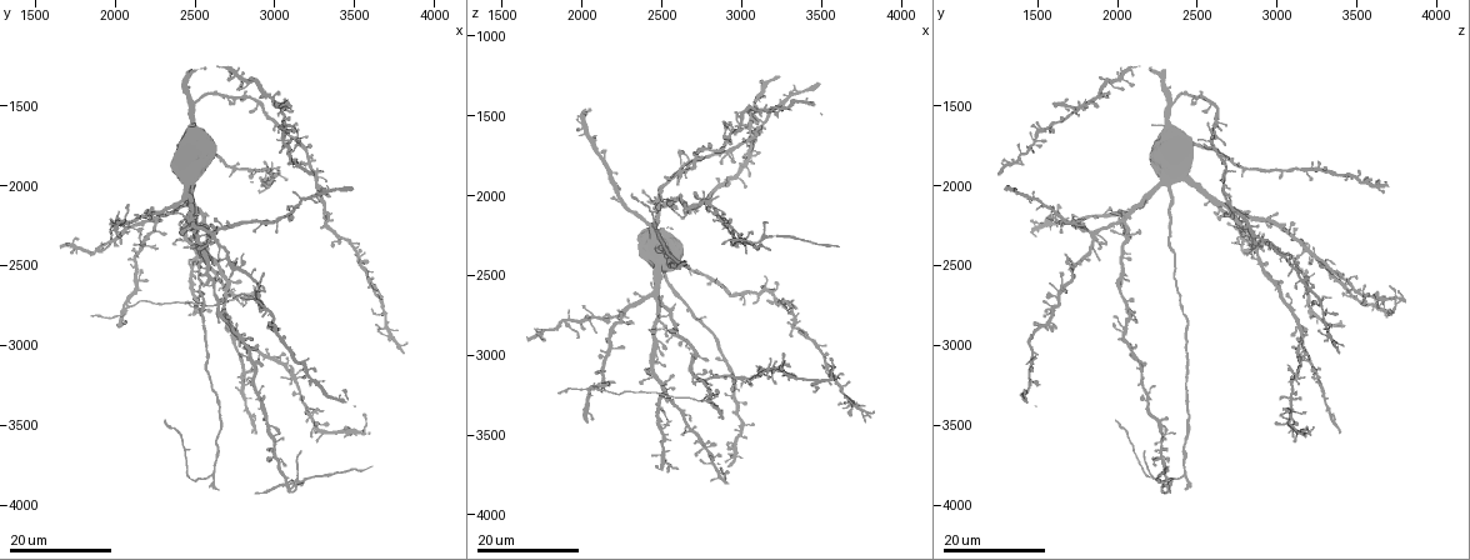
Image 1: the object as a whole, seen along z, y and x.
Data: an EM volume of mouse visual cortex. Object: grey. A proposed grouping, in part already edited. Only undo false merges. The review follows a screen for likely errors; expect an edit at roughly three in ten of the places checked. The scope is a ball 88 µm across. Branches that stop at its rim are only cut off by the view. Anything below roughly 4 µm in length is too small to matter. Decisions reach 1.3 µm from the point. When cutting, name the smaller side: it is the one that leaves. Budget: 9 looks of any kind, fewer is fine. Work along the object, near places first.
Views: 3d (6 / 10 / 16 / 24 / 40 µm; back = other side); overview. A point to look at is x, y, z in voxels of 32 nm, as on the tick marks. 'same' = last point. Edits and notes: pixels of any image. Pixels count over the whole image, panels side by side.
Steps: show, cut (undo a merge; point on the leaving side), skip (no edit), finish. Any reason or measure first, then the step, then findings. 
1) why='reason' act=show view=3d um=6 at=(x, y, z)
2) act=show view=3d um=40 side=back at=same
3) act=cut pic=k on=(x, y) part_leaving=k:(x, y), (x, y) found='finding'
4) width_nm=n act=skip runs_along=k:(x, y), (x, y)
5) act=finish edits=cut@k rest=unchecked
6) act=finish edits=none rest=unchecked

why='arms part here' act=show view=3d um=16 at=(1880, 2420, 2780)

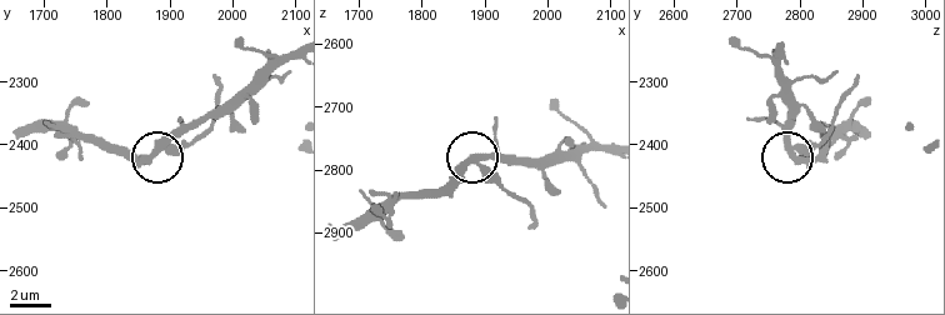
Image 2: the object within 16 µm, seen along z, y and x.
act=show view=3d um=6 at=(1895, 2410, 2790)

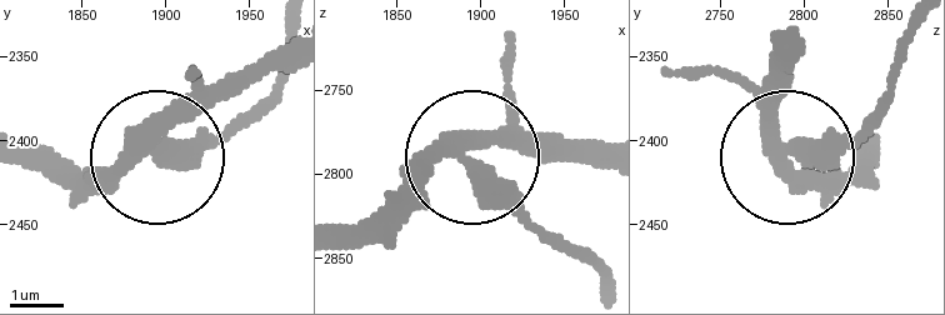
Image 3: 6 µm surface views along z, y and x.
side_arm_um=6 act=cut pic=3 on=(199, 146) part_leaving=3:(140, 150), (216, 136), (270, 83), (291, 29) found='a second neuron is stuck on'

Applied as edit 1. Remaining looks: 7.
why='see it whole again' act=show view=overview

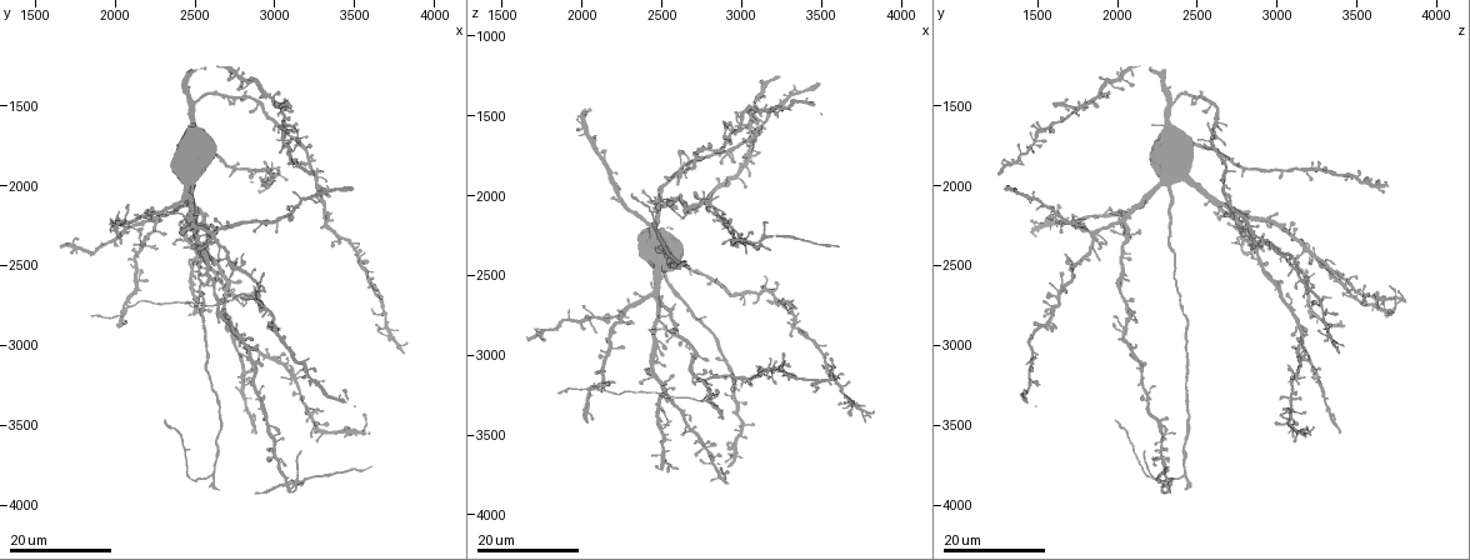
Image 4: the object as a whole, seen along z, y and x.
why='four-way junction' act=show view=3d um=16 at=(2540, 2320, 2060)

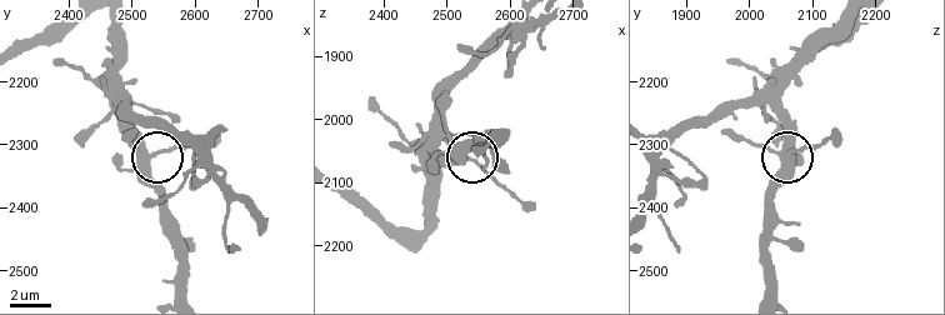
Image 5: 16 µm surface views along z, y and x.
act=show view=3d um=10 at=(2520, 2325, 2060)

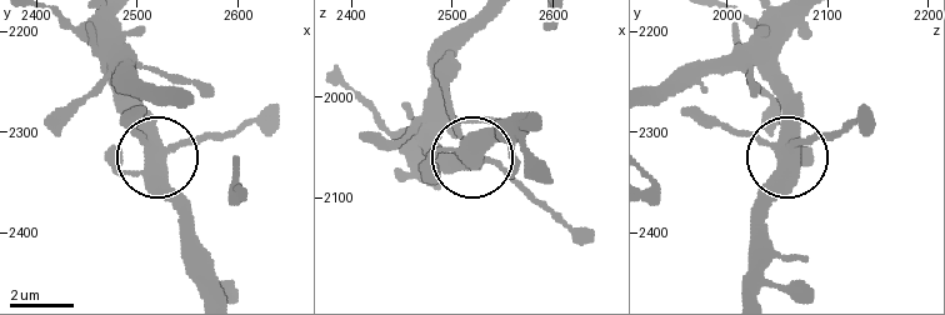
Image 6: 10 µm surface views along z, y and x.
act=skip runs_along=6:(801, 21), (776, 61), (785, 150), (830, 134) found='all the same neuron'

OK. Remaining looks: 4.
act=show view=3d um=16 at=(2500, 1480, 2340)

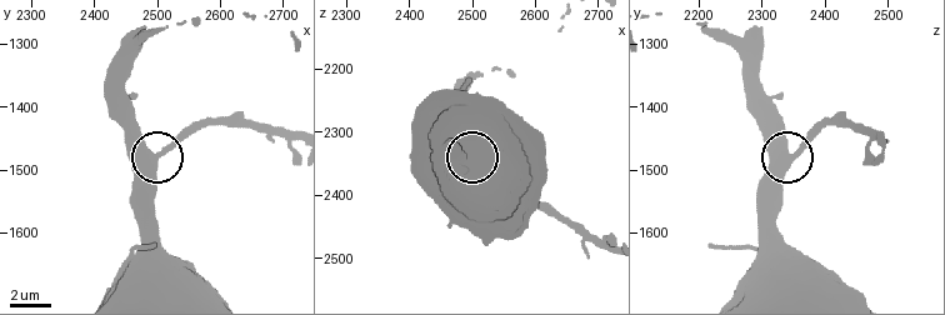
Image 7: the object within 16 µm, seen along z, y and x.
act=show view=3d um=10 at=(2495, 1480, 2345)

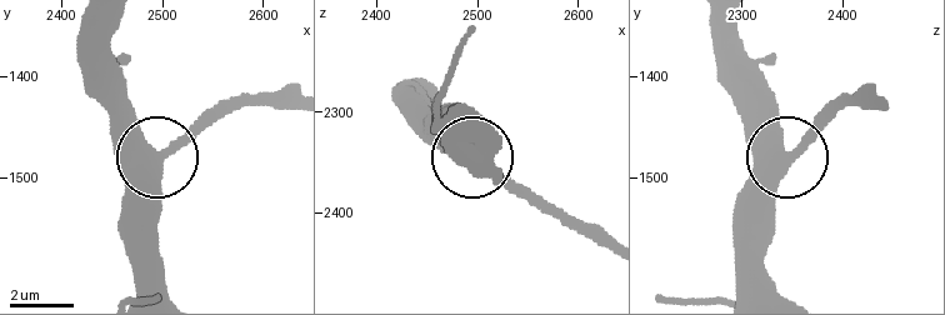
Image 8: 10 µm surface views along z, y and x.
width_nm=450 act=skip runs_along=8:(139, 293), (155, 155), (98, 93) found='continuous, no second neuron'

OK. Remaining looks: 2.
act=show view=3d um=16 at=(2080, 2780, 3220)

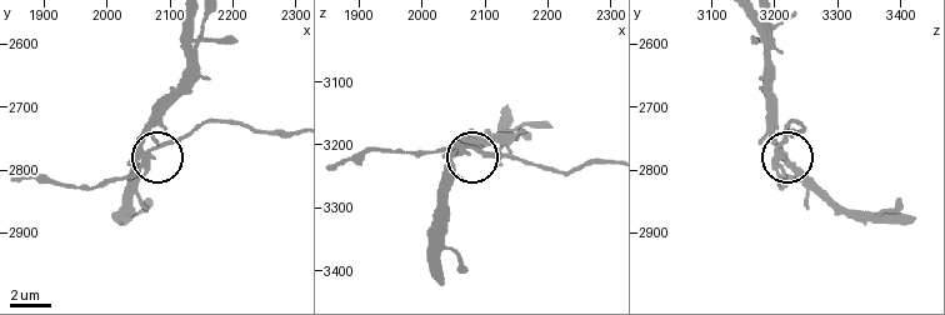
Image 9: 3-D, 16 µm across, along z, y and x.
why='closer look' act=show view=3d um=10 at=same

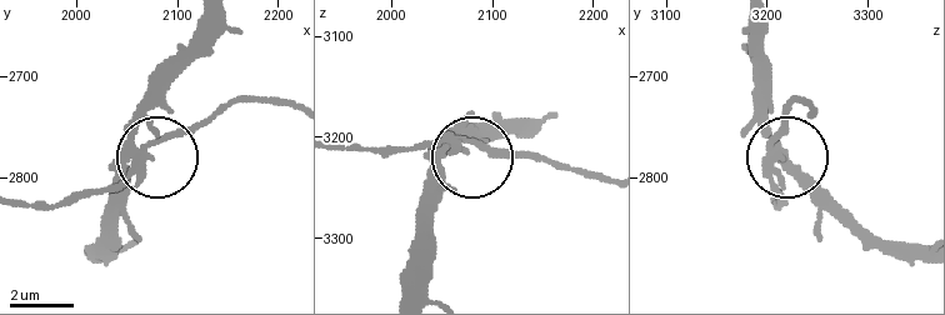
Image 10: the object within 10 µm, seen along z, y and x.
act=cut pic=10 on=(185, 129) part_leaving=10:(145, 151), (240, 103), (288, 105) found='a second neuron is stuck on'

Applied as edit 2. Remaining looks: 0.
act=finish edits=cut@3,cut@10 rest=unchecked

